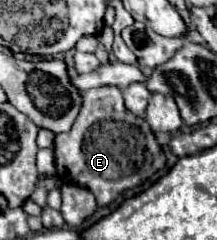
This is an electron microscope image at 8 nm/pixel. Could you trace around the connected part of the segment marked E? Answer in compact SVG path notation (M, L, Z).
M98 87L82 93L82 109L70 133L56 135L56 171L62 183L88 187L100 207L108 207L124 191L140 187L166 167L166 157L150 125L124 107L118 87Z

